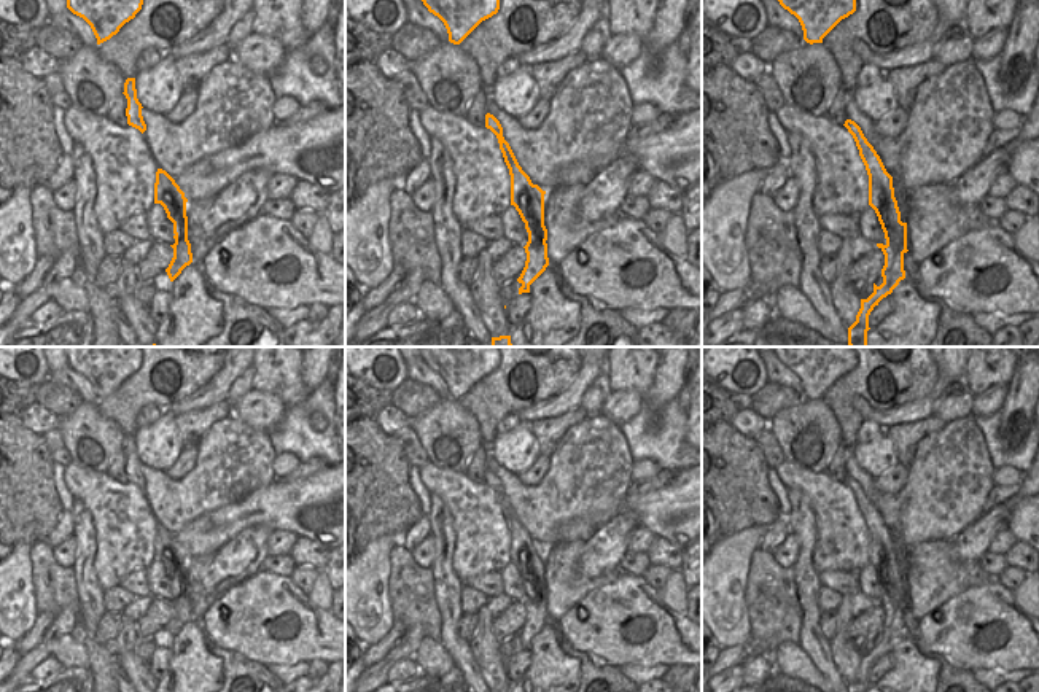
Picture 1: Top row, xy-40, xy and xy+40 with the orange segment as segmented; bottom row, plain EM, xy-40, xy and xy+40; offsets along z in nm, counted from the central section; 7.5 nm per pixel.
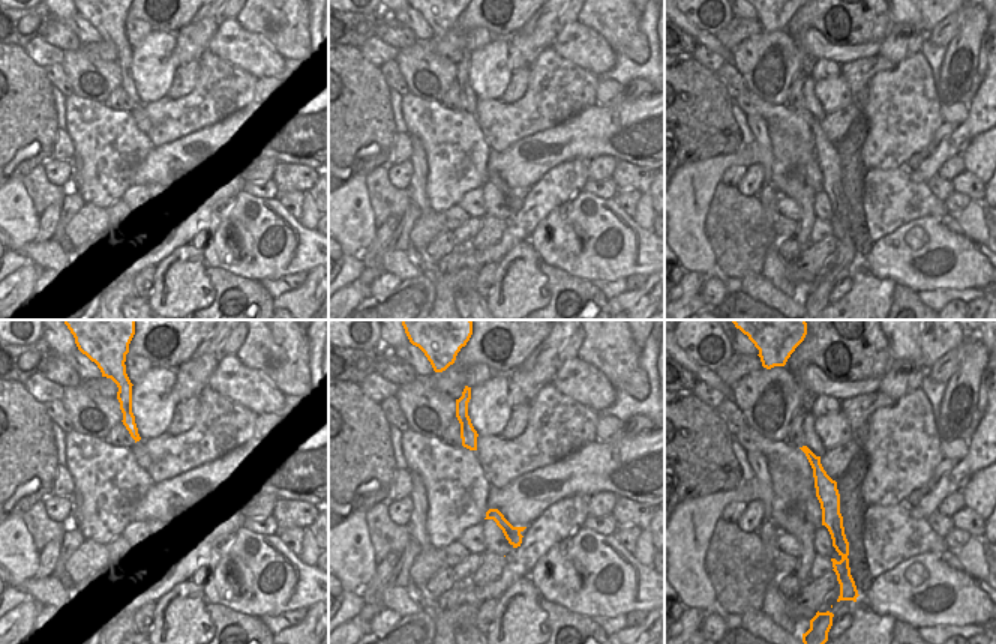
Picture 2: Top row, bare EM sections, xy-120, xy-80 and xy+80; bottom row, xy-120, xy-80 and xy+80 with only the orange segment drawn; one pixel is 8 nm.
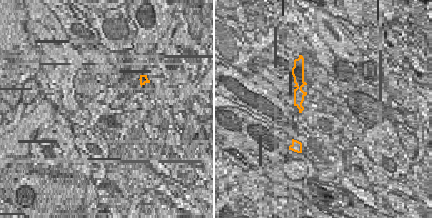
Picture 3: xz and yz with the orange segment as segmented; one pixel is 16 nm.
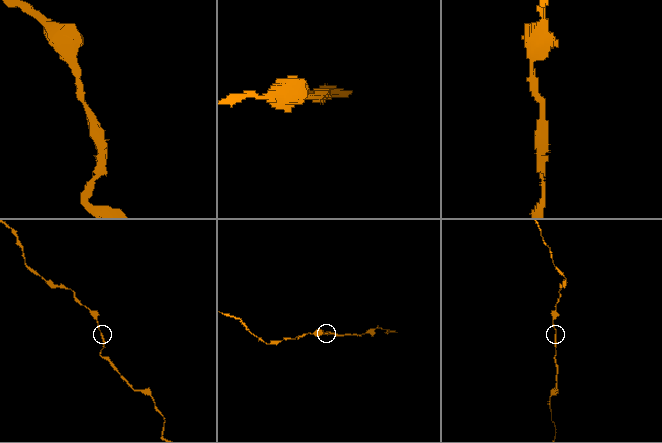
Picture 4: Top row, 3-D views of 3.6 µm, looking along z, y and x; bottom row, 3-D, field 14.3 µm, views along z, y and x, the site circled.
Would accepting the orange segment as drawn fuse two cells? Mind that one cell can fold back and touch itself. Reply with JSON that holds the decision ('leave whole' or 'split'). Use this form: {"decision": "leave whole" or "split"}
{"decision": "leave whole"}

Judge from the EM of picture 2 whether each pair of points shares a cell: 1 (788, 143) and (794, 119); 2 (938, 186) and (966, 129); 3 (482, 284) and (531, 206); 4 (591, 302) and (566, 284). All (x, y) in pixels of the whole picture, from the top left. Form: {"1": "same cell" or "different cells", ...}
{"1": "different cells", "2": "different cells", "3": "different cells", "4": "same cell"}

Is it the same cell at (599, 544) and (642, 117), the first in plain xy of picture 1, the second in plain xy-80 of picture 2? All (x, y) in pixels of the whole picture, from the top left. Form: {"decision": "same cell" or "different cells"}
{"decision": "different cells"}

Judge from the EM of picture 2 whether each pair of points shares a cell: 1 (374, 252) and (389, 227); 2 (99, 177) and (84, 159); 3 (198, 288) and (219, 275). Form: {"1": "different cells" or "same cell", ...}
{"1": "same cell", "2": "same cell", "3": "different cells"}

